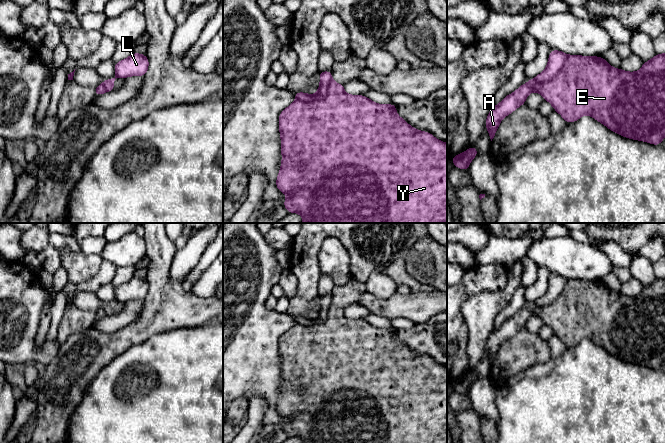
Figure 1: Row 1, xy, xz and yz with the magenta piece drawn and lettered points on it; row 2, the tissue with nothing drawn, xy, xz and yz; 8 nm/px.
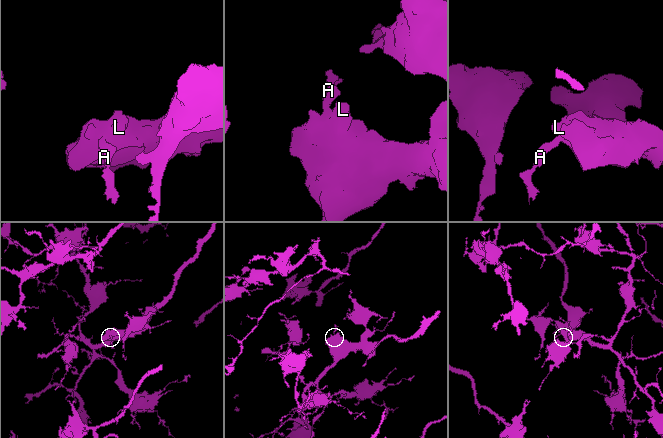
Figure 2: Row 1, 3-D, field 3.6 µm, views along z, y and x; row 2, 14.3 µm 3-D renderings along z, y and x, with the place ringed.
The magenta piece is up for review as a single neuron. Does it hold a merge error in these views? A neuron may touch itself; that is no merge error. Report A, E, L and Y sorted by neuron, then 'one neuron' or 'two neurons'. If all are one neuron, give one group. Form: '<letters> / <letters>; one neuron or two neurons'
A L / E Y; two neurons

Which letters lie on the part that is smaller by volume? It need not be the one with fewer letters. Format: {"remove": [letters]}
{"remove": ["A", "L"]}

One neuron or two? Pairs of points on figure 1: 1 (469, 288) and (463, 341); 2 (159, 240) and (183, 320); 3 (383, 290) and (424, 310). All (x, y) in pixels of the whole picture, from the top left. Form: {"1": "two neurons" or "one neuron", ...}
{"1": "one neuron", "2": "one neuron", "3": "two neurons"}

